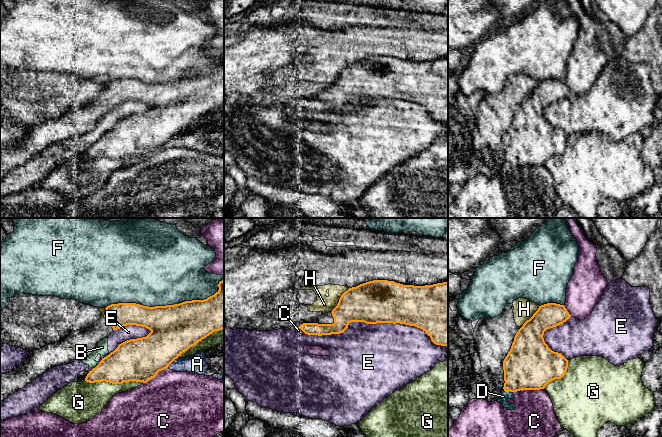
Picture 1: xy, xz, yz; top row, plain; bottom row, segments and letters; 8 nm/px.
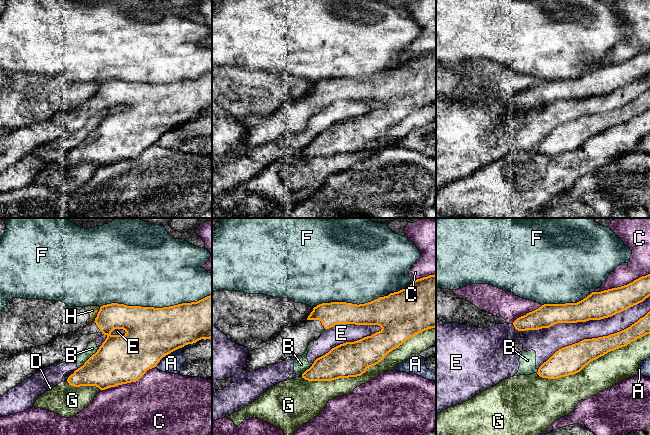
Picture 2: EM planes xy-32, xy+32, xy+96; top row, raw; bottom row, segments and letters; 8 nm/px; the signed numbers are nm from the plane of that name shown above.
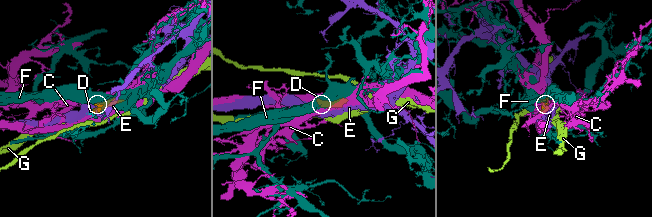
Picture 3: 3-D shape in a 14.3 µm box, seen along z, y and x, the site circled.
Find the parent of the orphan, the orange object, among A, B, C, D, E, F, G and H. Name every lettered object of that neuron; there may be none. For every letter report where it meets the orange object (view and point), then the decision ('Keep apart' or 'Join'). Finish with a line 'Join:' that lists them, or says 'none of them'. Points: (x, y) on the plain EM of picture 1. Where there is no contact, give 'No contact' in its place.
A: Touches orange at xy (172, 137). Keep apart
B: Touches orange at xy (99, 138). Keep apart
C: Touches orange at xy (155, 151). Keep apart
D: Touches orange at yz (507, 167). Keep apart
E: Touches orange at xz (376, 99). Keep apart
F: Touches orange at xy (167, 81). Keep apart
G: Touches orange at xy (114, 159). Keep apart
H: Touches orange at xz (339, 76). Keep apart
Join: none of them

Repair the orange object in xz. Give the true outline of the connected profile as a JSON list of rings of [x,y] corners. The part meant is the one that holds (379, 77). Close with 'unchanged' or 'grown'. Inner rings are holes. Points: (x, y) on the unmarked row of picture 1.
[[[373,56],[345,67],[332,86],[333,100],[303,99],[298,104],[307,111],[343,109],[351,98],[366,100],[400,99],[422,105],[436,121],[448,123],[448,58],[433,61],[403,61]]]; unchanged

